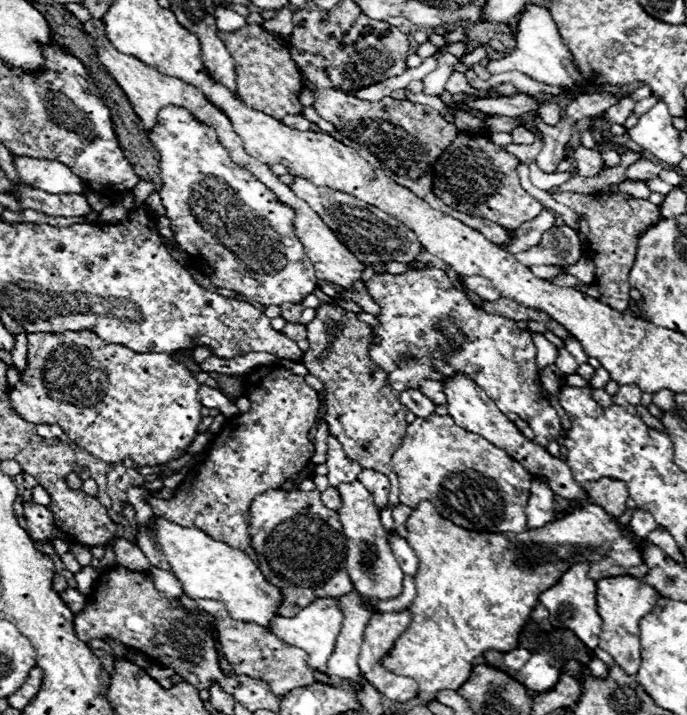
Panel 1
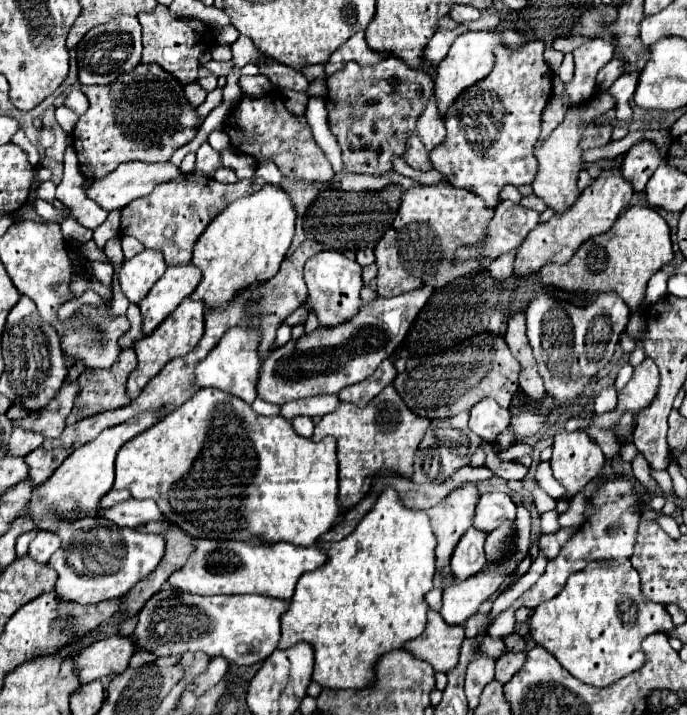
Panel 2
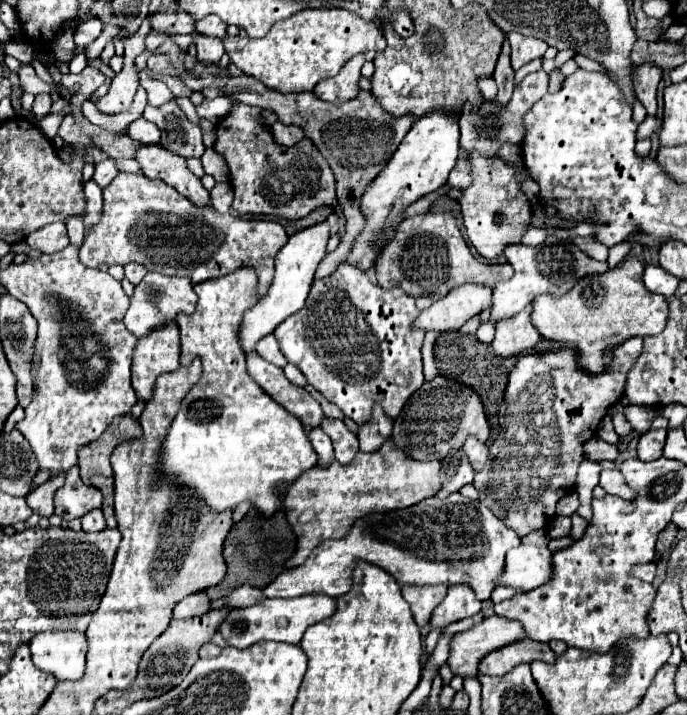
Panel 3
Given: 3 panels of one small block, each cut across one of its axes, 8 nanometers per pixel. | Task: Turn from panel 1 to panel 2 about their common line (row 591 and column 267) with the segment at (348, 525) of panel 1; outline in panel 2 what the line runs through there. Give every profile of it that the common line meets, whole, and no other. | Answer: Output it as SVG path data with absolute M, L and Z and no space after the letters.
M424 286L392 298L378 296L360 306L358 314L350 320L330 328L318 326L314 332L274 348L266 358L262 358L256 384L258 398L272 404L286 404L290 400L318 394L340 394L346 386L366 380L404 340L414 316L428 302L430 294L432 288Z

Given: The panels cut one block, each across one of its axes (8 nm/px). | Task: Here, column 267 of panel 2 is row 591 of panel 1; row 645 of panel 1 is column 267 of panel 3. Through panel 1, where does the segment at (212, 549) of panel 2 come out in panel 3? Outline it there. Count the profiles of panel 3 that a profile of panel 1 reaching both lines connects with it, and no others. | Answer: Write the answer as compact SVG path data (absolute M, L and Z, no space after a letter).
M460 492L450 494L448 498L426 498L410 508L384 512L384 514L366 514L358 518L350 532L338 540L326 540L314 548L310 558L286 572L282 572L274 582L262 588L266 598L294 598L304 594L326 594L326 596L340 596L350 590L352 584L352 568L358 560L376 564L390 572L400 584L458 584L466 582L474 588L478 600L488 600L492 590L496 588L496 578L504 568L504 556L510 548L520 544L520 536L508 528L500 518L496 518L480 500L470 500Z

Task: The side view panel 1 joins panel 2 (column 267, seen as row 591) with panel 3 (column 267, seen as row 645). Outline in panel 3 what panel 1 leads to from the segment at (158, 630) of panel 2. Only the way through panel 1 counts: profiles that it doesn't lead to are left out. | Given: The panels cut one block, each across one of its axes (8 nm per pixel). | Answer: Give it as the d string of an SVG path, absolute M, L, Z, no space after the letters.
M310 594L302 598L286 598L286 600L260 600L248 608L232 608L228 610L224 622L218 626L218 634L230 642L234 648L250 648L260 640L276 640L286 644L298 644L308 626L328 618L334 614L334 598L324 594Z

